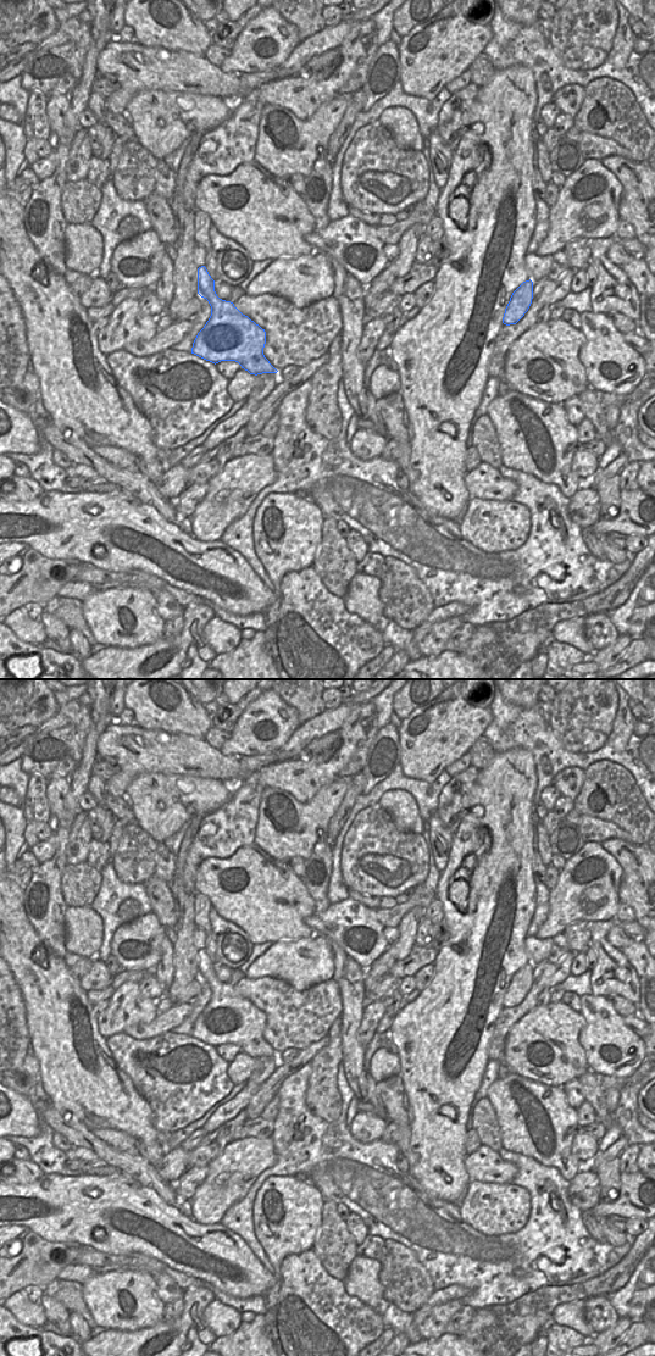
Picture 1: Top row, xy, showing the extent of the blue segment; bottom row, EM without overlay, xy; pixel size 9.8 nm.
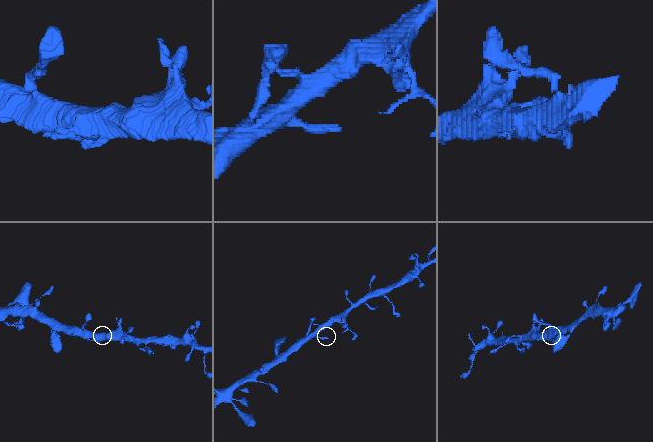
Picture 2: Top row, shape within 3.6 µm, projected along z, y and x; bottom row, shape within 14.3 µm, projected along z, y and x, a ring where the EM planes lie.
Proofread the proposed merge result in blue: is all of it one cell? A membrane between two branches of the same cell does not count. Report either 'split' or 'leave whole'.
leave whole

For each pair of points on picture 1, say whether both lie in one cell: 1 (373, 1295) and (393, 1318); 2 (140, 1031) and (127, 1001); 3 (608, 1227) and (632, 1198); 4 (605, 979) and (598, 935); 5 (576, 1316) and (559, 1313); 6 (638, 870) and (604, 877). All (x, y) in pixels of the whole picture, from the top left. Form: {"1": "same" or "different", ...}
{"1": "different", "2": "different", "3": "different", "4": "same", "5": "same", "6": "different"}

